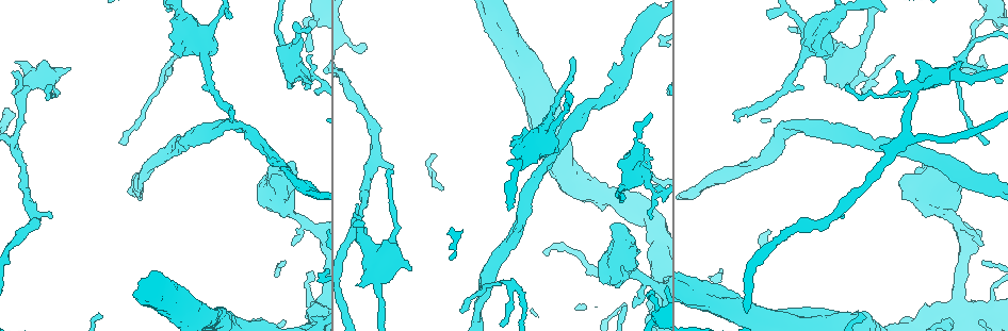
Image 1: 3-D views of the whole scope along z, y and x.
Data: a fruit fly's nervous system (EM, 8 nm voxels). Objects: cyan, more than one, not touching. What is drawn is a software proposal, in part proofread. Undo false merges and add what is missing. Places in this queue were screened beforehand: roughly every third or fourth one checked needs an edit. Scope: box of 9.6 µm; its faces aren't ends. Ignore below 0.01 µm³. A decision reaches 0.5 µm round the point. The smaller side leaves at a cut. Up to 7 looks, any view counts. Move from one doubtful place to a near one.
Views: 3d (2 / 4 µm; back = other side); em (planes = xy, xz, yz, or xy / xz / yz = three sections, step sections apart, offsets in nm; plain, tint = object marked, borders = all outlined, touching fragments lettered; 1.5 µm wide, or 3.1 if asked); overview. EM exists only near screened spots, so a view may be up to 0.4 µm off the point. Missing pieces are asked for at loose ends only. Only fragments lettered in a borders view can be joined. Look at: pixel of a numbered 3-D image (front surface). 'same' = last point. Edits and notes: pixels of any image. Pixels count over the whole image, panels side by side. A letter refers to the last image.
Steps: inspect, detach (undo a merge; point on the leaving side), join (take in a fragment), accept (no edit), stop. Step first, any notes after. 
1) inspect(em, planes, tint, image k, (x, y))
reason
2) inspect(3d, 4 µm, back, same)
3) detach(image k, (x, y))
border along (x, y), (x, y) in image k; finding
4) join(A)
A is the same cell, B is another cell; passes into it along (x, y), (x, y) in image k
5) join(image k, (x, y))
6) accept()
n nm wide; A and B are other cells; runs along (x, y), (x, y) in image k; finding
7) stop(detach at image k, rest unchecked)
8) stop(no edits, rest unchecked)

inspect(em, planes, tint, image 1, (653, 192))
sudden change in width

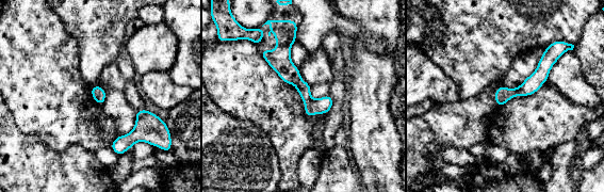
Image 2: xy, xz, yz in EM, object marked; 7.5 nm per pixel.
inspect(em, planes, borders, same)

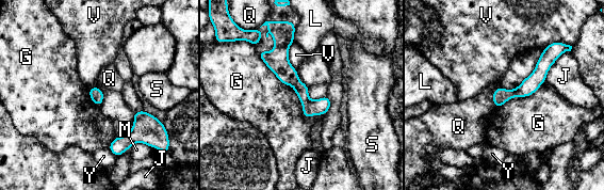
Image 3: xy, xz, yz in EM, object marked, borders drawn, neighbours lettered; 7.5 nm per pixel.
detach(image 3, (277, 61))
G touches over 700 nm; G, J, L, M, Q, S, V and Y are other cells; border along (298, 79), (292, 85) in image 3; a second neuron is stuck on

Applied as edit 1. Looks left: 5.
inspect(overview)
redraw

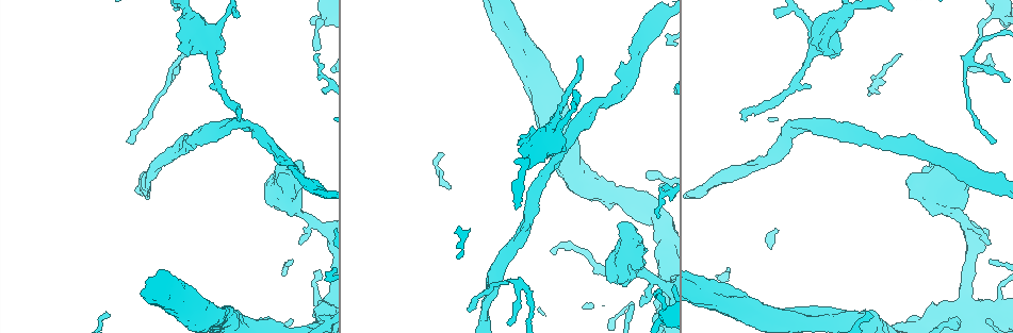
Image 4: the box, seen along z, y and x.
inspect(em, planes, borders, image 4, (659, 289))

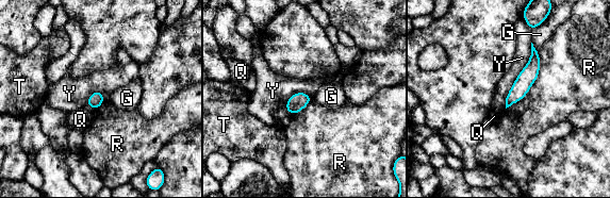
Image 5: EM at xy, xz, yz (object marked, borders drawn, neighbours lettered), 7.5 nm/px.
accept()
Y touches over 550 nm; G, Q, R, T and Y are other cells; runs along (533, 52), (531, 70), (508, 103) in image 5; none of them fits

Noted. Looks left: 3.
stop(detach at image 3, rest unchecked)

